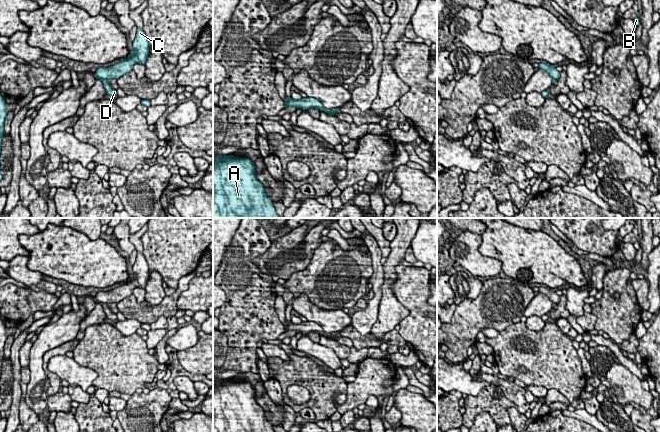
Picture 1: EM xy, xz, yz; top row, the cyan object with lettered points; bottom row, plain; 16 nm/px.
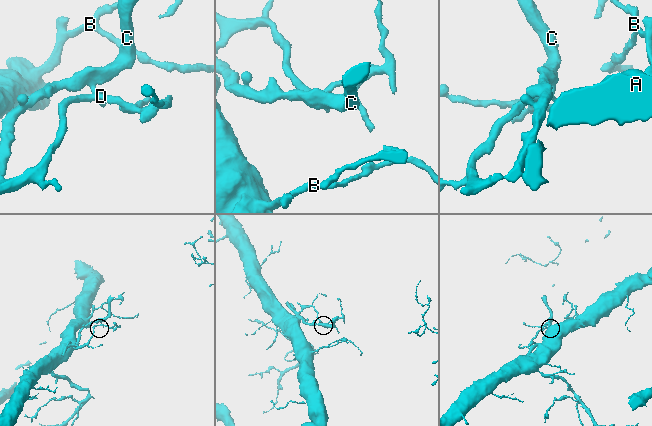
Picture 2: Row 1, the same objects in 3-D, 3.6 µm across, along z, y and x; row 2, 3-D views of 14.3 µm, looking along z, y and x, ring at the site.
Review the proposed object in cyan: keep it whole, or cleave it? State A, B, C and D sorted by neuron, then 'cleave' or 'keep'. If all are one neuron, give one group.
A B D / C; cleave

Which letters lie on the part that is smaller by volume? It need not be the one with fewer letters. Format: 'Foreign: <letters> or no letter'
Foreign: C

